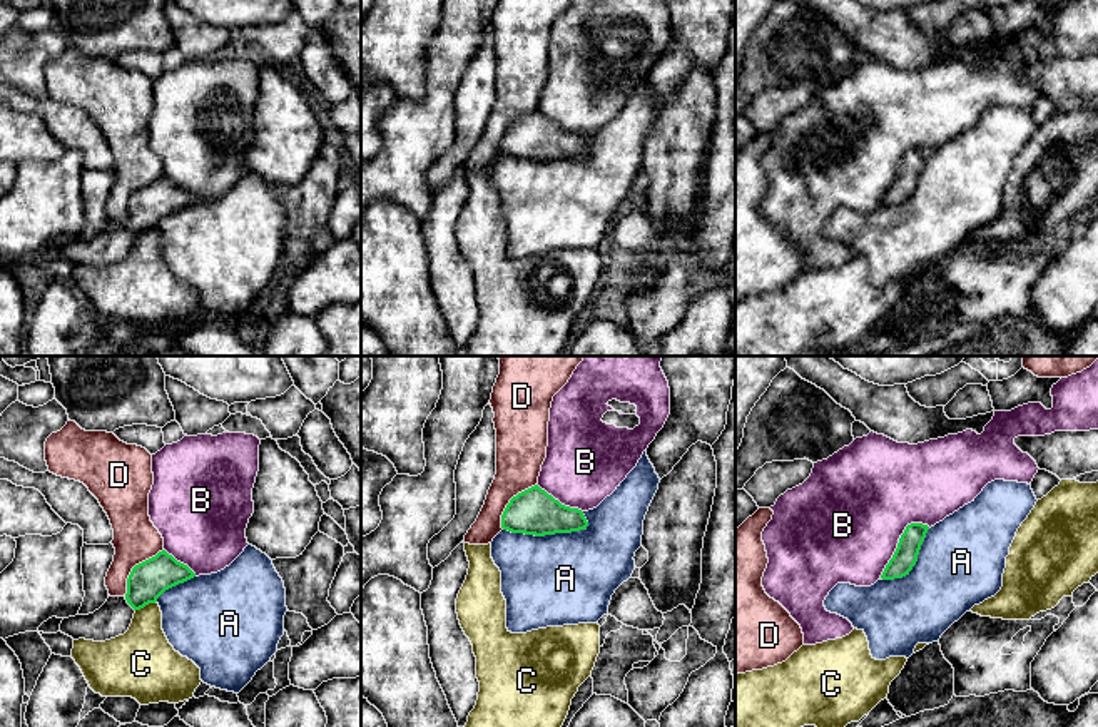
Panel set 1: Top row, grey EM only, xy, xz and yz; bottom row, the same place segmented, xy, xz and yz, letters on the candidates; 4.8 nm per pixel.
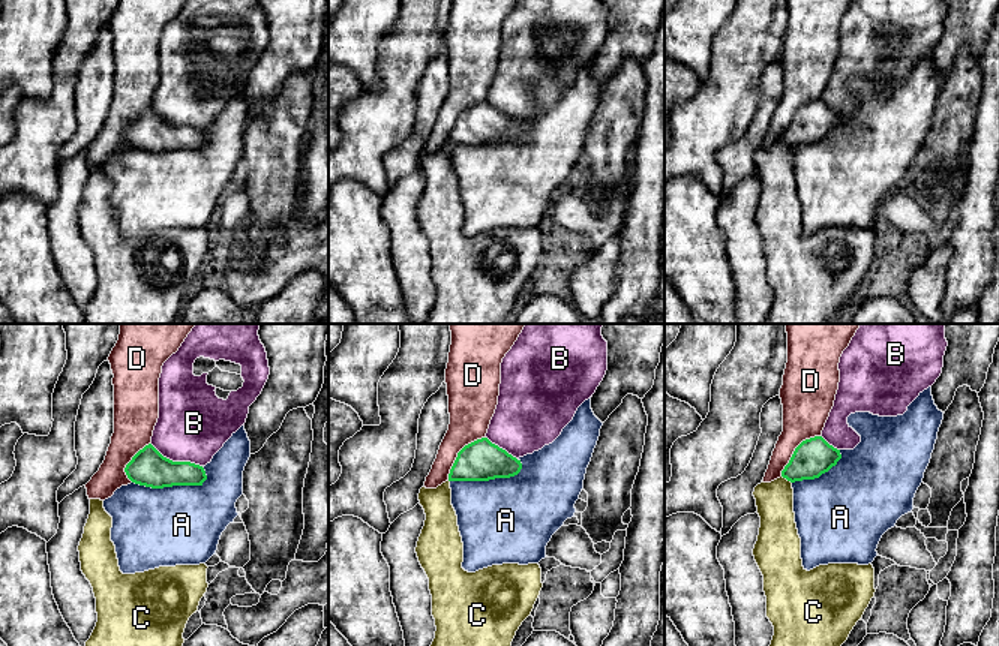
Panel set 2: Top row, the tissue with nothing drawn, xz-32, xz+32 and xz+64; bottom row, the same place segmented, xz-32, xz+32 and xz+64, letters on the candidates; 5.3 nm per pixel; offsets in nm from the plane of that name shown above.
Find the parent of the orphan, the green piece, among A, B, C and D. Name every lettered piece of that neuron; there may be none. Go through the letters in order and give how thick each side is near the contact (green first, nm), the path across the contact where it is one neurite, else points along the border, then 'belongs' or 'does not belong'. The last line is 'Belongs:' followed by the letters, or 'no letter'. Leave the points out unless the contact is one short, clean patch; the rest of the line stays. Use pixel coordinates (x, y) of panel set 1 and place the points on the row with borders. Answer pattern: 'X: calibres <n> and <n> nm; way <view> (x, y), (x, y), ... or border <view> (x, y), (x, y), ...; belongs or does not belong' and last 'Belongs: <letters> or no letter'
A: calibres 220 and 440 nm; does not belong
B: calibres 120 and 480 nm; does not belong
C: calibres 190 and 280 nm; border xy (156, 600), (136, 610); does not belong
D: calibres 190 and 220 nm; does not belong
Belongs: no letter

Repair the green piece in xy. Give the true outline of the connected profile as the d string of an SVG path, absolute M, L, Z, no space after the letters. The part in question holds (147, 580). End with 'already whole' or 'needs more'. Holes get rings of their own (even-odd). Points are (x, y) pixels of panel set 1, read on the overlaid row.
M162 550L132 568L124 597L109 595L107 602L94 613L64 618L58 632L74 640L94 642L124 635L137 610L155 603L165 590L194 577L196 573L187 565Z; needs more

